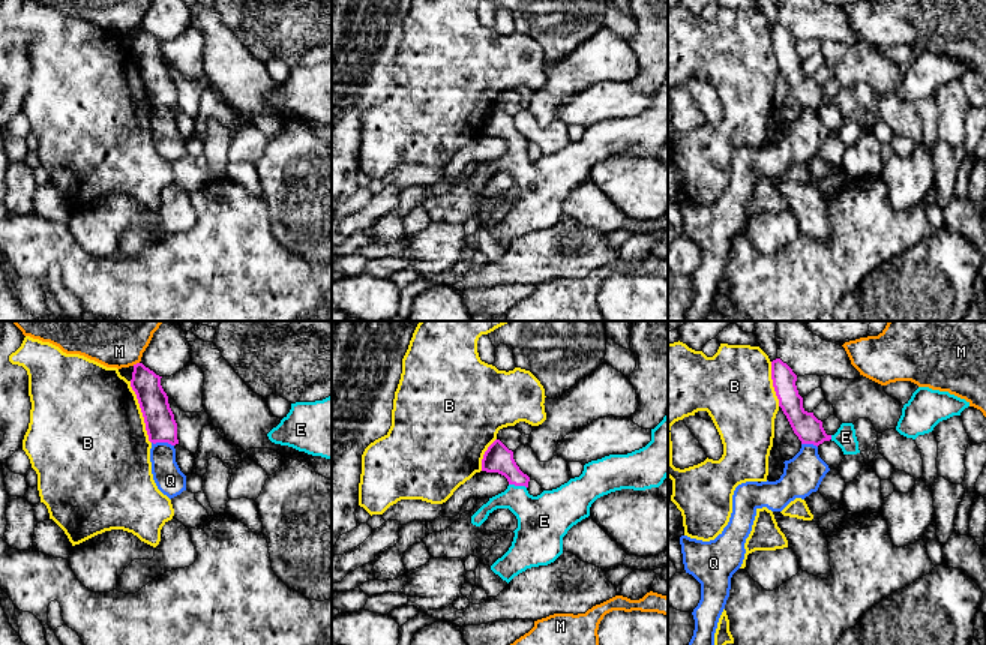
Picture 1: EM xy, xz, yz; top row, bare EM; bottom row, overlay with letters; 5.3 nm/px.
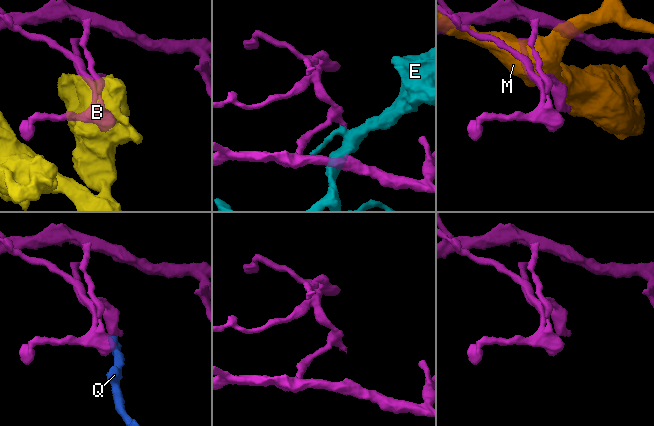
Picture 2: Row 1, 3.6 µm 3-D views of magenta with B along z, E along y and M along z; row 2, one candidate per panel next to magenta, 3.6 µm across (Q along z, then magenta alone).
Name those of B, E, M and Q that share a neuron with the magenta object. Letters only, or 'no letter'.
no letter

